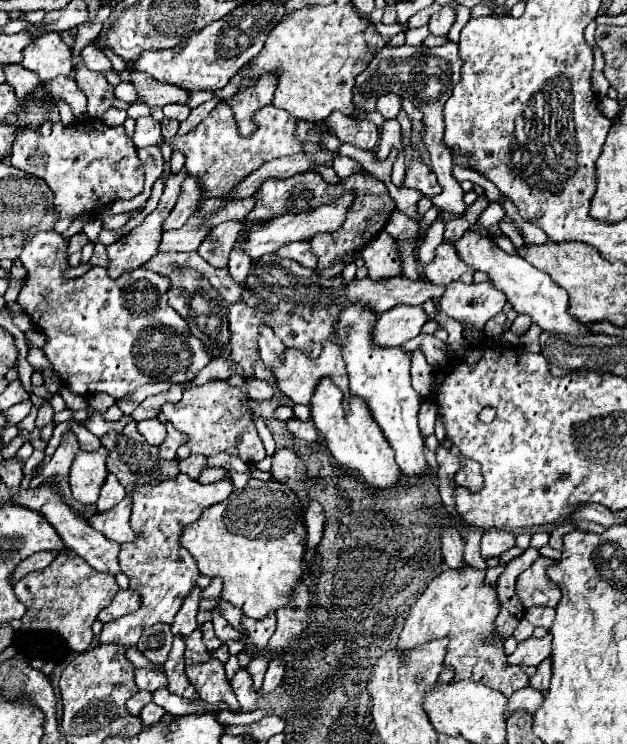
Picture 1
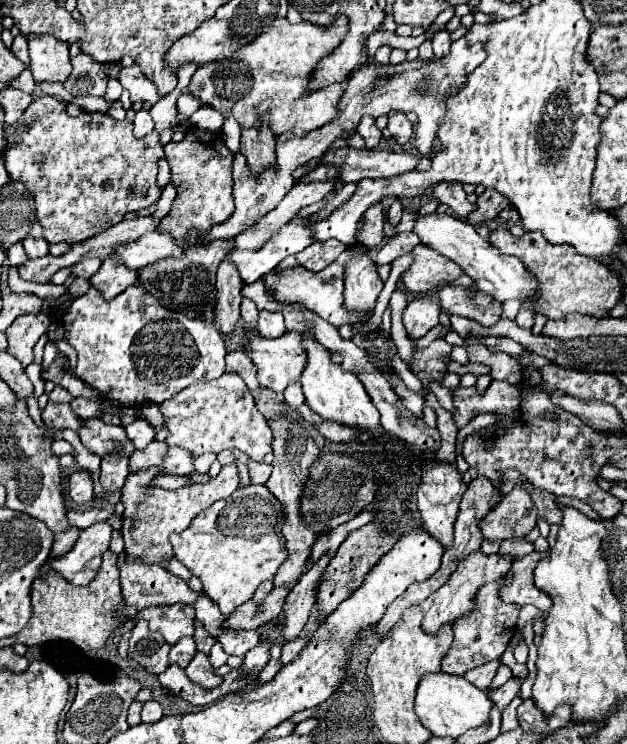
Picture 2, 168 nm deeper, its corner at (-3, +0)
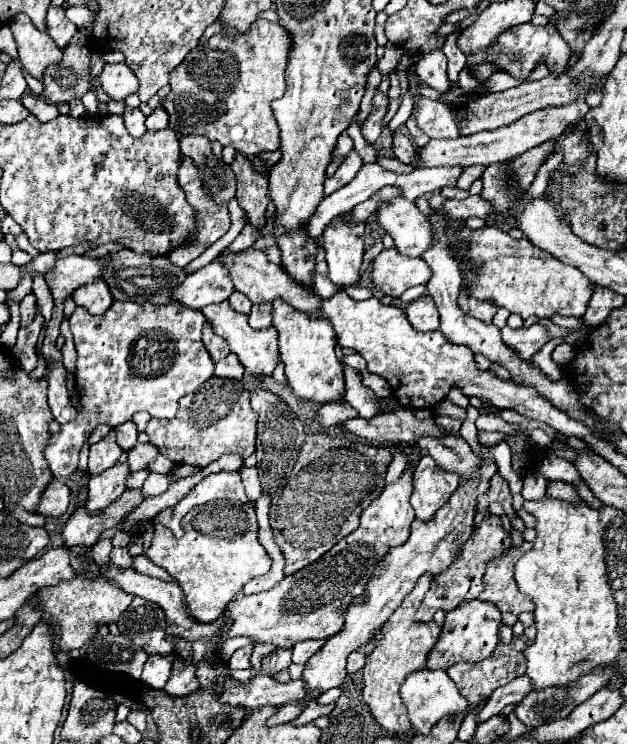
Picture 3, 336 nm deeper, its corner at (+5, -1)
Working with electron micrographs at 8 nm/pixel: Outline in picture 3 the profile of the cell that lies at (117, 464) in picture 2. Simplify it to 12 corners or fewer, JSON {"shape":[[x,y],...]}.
{"shape":[[111,431],[91,445],[89,473],[117,465],[123,449]]}

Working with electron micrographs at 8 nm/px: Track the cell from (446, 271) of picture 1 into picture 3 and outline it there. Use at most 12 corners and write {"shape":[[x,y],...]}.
{"shape":[[391,247],[375,257],[371,279],[385,295],[401,297],[427,283],[421,257]]}

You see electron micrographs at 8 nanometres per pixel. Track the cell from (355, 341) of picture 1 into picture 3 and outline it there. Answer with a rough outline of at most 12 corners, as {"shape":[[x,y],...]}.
{"shape":[[333,219],[323,231],[329,279],[361,285],[365,223]]}

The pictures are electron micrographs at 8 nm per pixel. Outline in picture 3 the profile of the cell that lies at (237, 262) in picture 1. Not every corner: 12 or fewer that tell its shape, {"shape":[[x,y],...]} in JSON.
{"shape":[[355,151],[325,179],[325,195],[347,185],[363,165]]}

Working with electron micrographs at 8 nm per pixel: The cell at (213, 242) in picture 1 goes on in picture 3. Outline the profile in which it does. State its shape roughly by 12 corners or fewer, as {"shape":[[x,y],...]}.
{"shape":[[207,321],[203,343],[215,361],[229,355],[225,339],[215,335]]}

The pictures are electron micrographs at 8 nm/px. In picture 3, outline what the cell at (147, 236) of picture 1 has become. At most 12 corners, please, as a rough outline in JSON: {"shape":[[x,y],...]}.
{"shape":[[103,279],[71,297],[91,315],[103,315],[113,295]]}

